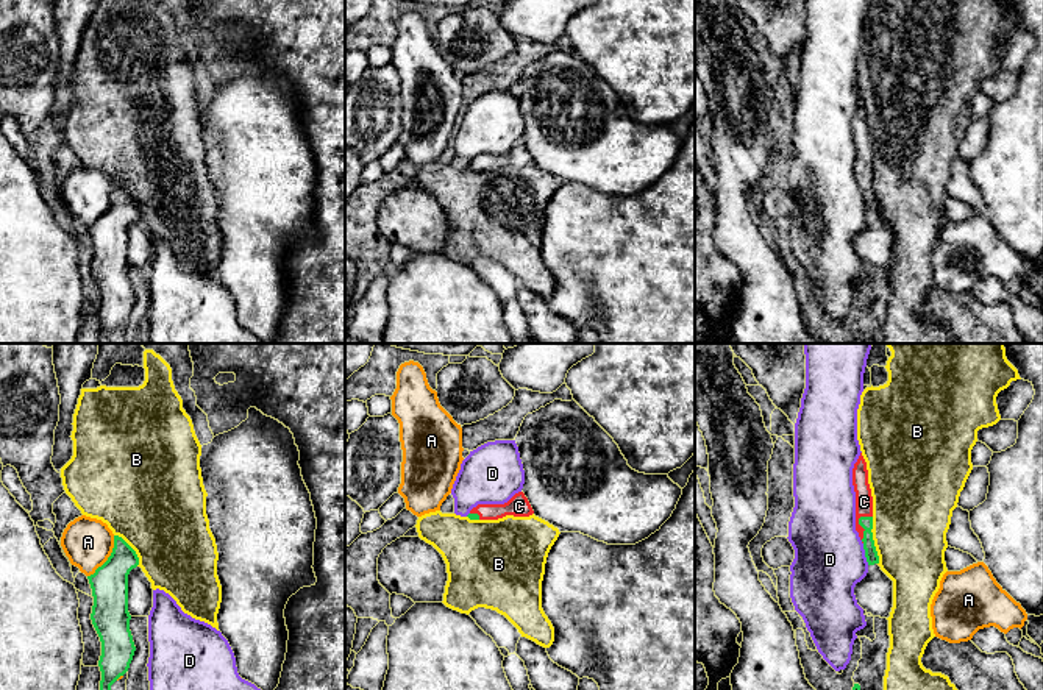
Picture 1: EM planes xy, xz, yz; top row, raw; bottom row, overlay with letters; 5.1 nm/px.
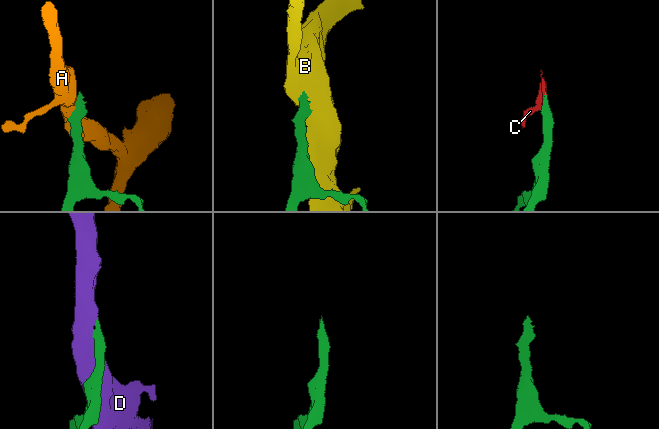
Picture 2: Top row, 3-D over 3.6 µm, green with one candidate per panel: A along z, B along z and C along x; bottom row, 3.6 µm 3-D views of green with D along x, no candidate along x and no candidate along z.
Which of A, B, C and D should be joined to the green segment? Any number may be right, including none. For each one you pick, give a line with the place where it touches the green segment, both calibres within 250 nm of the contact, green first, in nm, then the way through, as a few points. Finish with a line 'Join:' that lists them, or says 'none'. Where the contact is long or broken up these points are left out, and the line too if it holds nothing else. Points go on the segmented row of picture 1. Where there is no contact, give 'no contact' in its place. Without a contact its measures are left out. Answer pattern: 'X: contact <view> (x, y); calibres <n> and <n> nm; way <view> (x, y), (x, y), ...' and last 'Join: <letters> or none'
C: contact yz (859, 523); calibres 70 and 100 nm; way yz (872, 556), (865, 531), (859, 523), (864, 514), (864, 501)
Join: C

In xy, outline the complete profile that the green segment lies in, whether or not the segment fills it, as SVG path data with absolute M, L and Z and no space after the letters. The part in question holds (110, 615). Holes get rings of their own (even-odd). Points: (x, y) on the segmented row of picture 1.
M114 535L111 556L87 576L94 596L91 620L101 642L100 690L111 690L128 671L136 651L130 631L128 574L137 565L136 551L122 537Z

